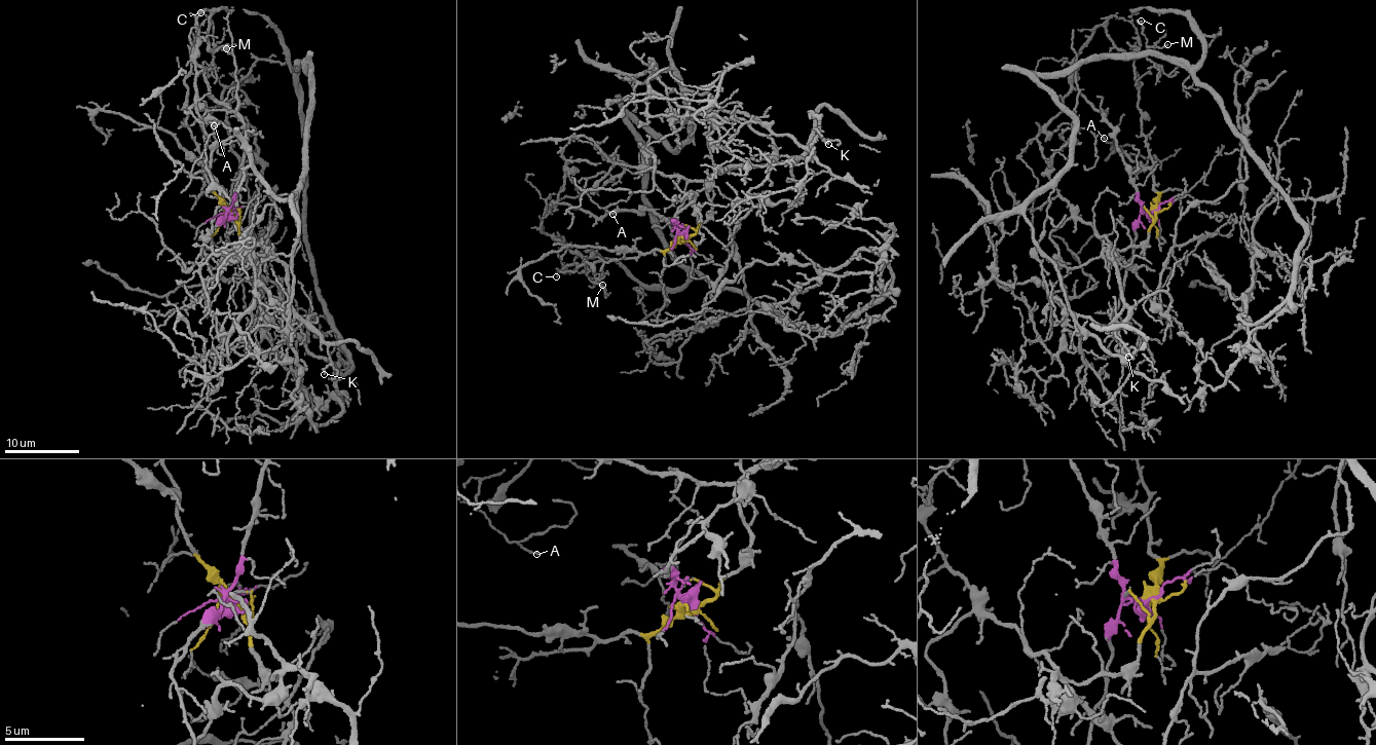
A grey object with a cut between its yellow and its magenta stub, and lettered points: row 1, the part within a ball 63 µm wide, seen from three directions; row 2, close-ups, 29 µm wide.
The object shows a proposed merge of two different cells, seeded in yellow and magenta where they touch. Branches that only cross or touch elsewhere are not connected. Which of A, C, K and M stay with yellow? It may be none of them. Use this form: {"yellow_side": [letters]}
{"yellow_side": ["K"]}

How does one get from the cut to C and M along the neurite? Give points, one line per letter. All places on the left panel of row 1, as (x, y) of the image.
C: (228, 215), (247, 129), (211, 96), (194, 60), (202, 10), (213, 46), (213, 22), (200, 12)
M: (228, 215), (247, 129), (211, 96), (196, 62), (195, 22), (207, 10), (210, 49), (226, 49)

